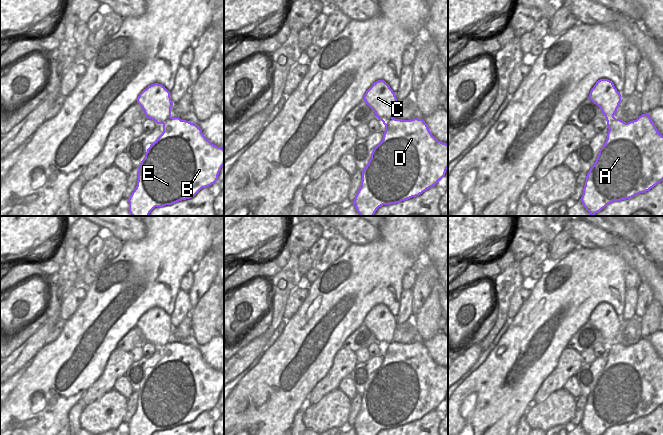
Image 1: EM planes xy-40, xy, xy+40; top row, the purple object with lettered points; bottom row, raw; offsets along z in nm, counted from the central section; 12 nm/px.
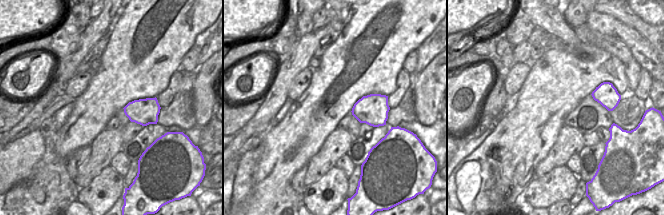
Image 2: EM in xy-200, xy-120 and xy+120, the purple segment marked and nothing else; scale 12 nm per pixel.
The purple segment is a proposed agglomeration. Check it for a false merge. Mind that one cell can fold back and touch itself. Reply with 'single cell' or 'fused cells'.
fused cells

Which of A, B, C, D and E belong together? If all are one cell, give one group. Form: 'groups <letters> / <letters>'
groups A B D E / C

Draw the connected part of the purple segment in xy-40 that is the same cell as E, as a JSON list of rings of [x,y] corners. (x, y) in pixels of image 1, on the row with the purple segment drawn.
[[[170,117],[164,123],[157,123],[157,124],[163,125],[163,132],[145,152],[145,158],[141,161],[138,167],[137,186],[128,199],[129,202],[128,210],[132,216],[149,216],[150,212],[155,207],[164,207],[166,205],[172,205],[179,201],[194,197],[202,188],[207,188],[217,181],[219,172],[222,166],[224,165],[224,149],[212,144],[209,140],[207,140],[204,134],[202,133],[202,130],[196,124],[186,120],[181,120],[179,117]]]

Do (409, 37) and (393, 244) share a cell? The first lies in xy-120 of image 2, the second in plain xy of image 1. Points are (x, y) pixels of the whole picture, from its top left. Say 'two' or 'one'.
one

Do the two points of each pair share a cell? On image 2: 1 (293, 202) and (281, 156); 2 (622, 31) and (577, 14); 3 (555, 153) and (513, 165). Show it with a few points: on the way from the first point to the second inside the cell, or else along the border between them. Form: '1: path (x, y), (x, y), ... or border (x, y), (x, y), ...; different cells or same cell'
1: border (289, 181), (283, 182), (277, 187), (275, 202); different cells
2: border (593, 10), (588, 15), (585, 23); different cells
3: border (558, 134), (548, 154), (537, 165), (536, 176); different cells

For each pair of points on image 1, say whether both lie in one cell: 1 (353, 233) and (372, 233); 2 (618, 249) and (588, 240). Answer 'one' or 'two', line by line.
1: one
2: one

